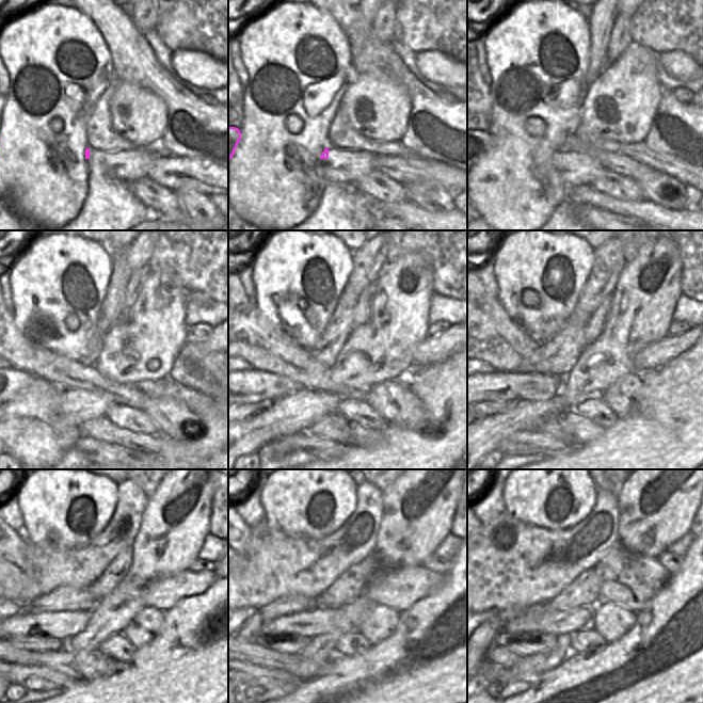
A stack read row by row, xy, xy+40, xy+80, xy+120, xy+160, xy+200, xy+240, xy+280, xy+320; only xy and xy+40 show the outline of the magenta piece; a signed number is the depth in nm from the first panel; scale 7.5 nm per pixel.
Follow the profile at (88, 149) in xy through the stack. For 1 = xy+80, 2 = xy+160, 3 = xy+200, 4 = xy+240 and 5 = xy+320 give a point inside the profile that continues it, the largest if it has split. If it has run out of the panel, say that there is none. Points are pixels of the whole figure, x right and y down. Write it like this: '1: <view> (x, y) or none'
1: xy+80 (560, 154)
2: xy+160 (250, 386)
3: xy+200 (495, 386)
4: xy+240 (64, 625)
5: xy+320 (568, 622)

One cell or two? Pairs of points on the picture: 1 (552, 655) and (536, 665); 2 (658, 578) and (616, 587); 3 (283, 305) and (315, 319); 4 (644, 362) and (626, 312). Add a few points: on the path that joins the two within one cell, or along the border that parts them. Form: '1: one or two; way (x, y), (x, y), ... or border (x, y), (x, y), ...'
1: one; way (547, 659), (540, 664)
2: one; way (648, 578), (626, 579)
3: one; way (290, 305), (294, 305), (304, 315), (307, 315)
4: two; border (661, 337), (648, 344), (636, 354), (634, 370)

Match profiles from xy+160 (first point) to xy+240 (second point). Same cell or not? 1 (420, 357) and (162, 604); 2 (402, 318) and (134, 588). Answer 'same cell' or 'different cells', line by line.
1: same cell
2: same cell

